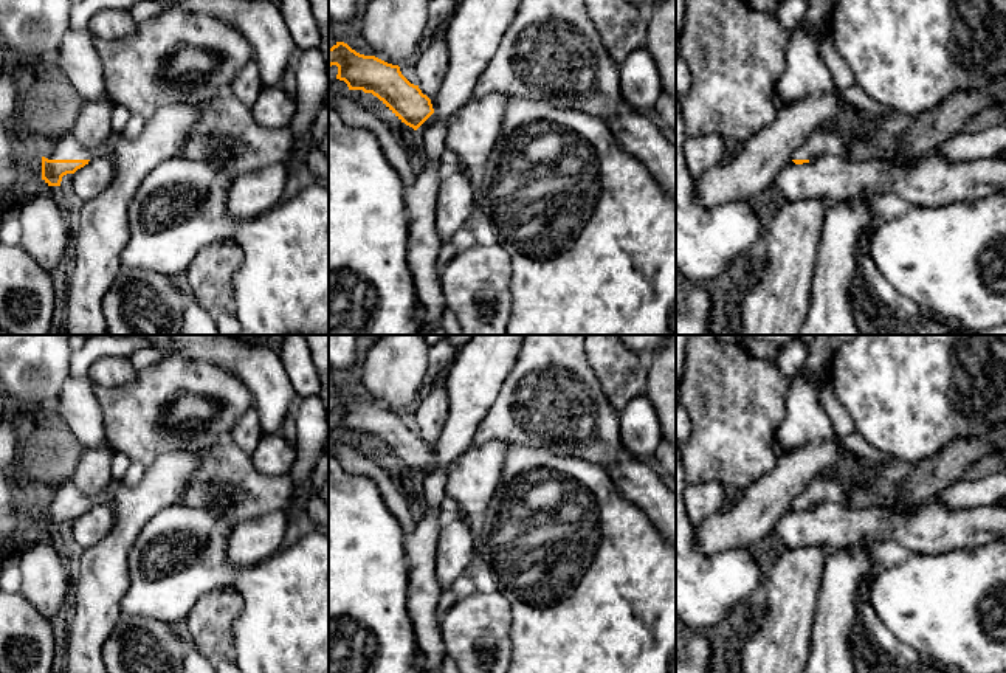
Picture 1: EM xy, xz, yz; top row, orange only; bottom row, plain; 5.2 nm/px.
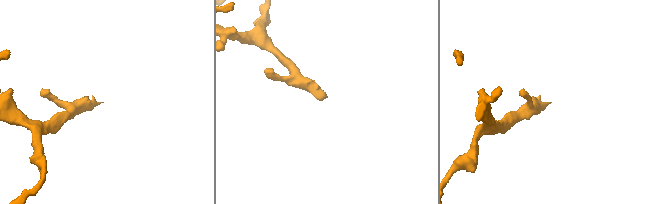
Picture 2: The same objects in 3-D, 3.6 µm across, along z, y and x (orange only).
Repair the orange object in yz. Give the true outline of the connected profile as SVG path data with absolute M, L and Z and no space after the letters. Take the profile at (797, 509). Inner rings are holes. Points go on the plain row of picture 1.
M825 475L812 478L812 481L794 498L792 509L795 512L818 507L832 499L832 493L826 484Z

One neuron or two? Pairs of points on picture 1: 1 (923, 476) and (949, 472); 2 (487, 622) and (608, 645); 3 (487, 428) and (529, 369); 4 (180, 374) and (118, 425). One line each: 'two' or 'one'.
1: one
2: two
3: one
4: one

